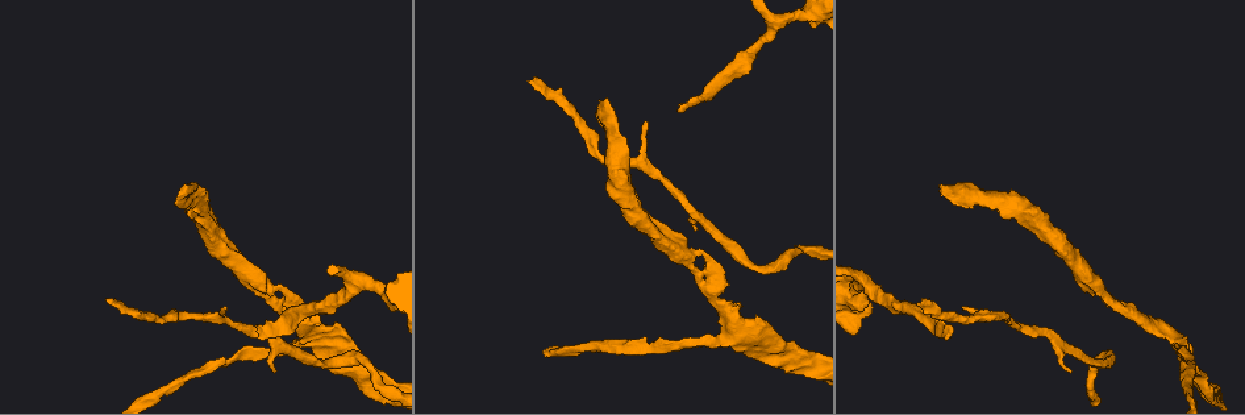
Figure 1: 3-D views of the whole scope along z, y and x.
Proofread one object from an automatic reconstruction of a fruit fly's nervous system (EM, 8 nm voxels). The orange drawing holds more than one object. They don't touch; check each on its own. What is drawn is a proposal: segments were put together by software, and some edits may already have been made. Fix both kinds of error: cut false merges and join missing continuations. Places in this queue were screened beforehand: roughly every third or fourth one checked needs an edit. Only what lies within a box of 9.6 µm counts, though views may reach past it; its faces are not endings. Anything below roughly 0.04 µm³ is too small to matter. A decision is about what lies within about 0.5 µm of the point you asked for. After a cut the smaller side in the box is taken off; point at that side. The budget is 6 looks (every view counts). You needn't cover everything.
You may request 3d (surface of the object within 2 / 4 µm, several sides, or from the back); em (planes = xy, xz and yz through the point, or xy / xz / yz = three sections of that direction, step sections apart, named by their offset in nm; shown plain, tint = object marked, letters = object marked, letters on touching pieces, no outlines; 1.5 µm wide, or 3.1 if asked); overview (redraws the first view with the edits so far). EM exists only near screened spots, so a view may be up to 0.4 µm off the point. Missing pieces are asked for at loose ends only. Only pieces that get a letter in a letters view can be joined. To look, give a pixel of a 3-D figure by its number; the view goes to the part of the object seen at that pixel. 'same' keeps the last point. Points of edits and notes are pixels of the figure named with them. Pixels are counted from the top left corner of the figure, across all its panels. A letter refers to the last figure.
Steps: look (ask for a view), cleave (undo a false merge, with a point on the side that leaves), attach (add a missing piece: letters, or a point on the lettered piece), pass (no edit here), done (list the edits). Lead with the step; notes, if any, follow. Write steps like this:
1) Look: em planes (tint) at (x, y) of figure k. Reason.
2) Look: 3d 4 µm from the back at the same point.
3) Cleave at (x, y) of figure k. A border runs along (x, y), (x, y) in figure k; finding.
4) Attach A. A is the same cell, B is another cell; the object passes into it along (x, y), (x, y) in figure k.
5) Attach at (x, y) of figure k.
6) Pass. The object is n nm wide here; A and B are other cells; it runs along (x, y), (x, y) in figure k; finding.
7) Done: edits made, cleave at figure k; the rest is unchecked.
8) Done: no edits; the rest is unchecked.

Look: 3d 4 µm at (1198, 367) of figure 1. Free end.

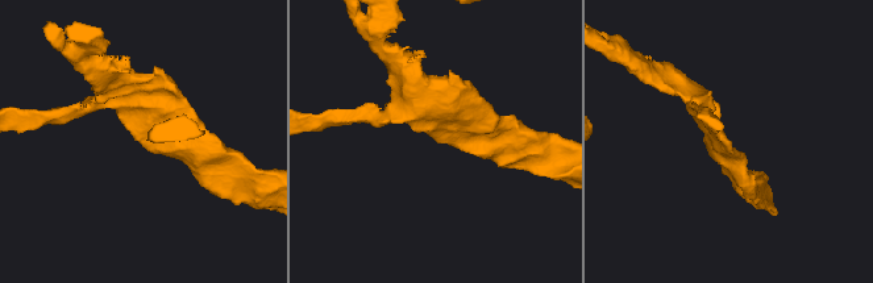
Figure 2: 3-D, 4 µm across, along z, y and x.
Look: em xz step 4 (tint) at (729, 142) of figure 2. Now the EM.

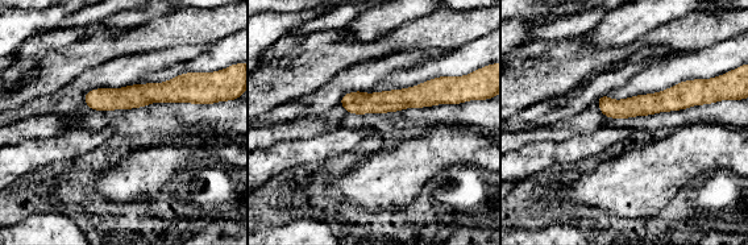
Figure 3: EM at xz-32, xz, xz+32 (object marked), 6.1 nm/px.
Look: em planes (letters) at the same point.

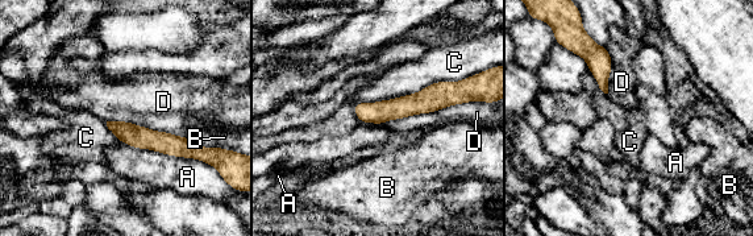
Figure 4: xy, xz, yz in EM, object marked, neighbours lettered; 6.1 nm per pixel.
Pass. A, B, C and D are other cells; a border runs along (467, 102), (389, 119), (381, 124) in figure 4; no lettered piece goes on from it.

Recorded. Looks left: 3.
Look: em planes (letters) at (952, 332) of figure 1.

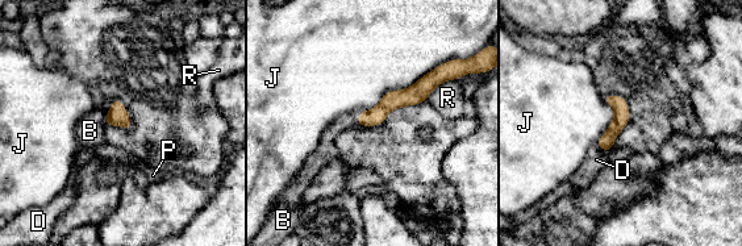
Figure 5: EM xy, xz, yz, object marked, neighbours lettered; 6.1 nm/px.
Attach B. The longest contact is with J, 600 nm; B is the same cell, D, J, P and R are other cells; the object passes into it along (117, 115), (108, 113), (90, 130) in figure 5; the neuron continues.

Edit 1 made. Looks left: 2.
Done: edits made, attach at figure 5; the rest is unchecked.

